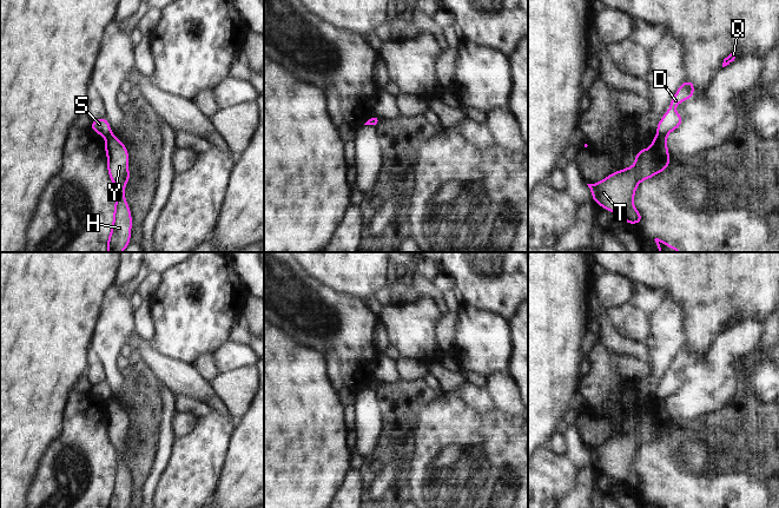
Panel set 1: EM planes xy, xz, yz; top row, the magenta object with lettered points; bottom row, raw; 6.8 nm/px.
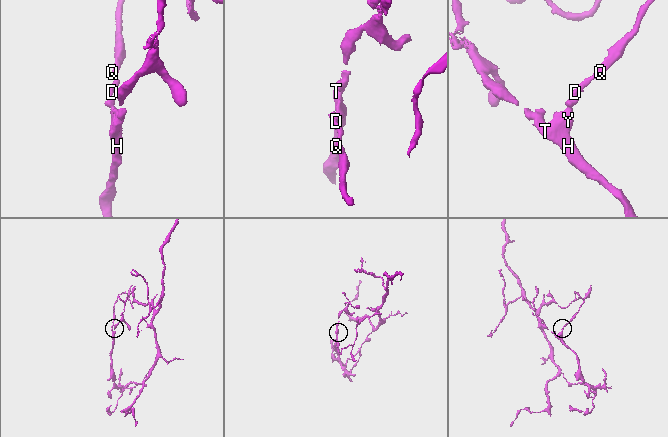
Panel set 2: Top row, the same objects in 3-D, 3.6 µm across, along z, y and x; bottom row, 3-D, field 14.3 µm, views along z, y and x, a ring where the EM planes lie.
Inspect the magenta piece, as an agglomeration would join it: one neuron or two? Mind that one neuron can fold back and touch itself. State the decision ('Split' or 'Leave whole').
Split.

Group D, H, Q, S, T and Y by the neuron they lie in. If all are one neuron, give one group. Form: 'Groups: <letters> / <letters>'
Groups: D Q S / H T Y.

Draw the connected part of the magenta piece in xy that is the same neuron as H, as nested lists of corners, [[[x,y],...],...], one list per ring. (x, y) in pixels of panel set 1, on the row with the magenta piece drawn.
[[[114,134],[105,137],[107,172],[115,186],[115,204],[112,229],[107,239],[107,252],[121,252],[130,245],[132,217],[124,197],[125,186],[131,178],[128,172],[128,150]]]

